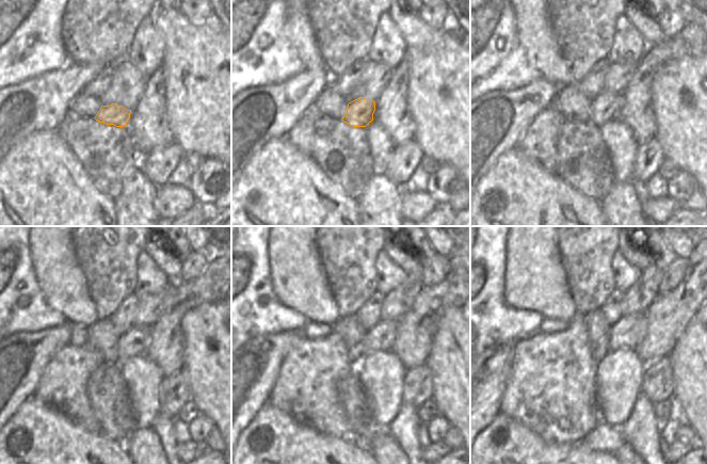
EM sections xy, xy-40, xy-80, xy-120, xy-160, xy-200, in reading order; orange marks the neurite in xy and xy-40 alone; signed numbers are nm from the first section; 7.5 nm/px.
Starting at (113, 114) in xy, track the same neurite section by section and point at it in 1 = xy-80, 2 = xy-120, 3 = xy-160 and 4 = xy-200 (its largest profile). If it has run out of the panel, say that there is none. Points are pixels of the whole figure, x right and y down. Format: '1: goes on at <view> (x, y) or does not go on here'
1: goes on at xy-80 (605, 107)
2: goes on at xy-120 (135, 341)
3: goes on at xy-160 (381, 337)
4: goes on at xy-200 (628, 332)

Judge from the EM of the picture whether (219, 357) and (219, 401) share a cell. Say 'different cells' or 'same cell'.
same cell

